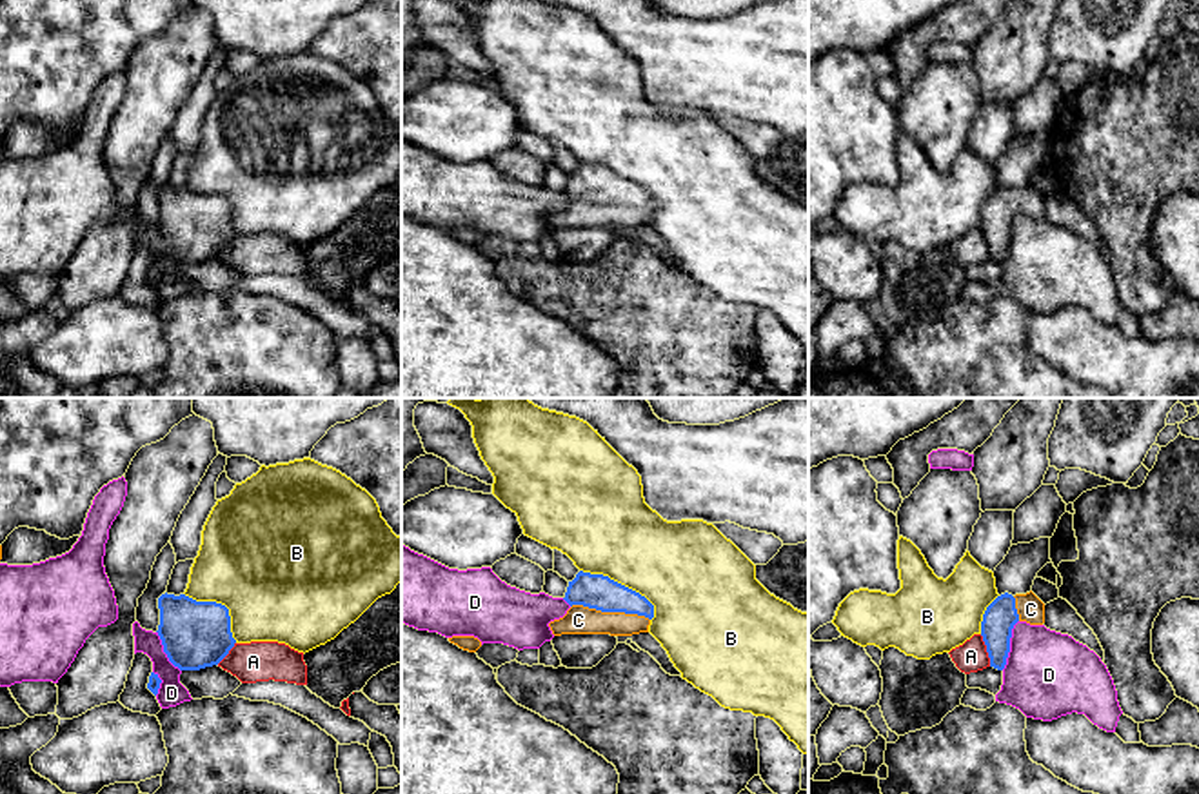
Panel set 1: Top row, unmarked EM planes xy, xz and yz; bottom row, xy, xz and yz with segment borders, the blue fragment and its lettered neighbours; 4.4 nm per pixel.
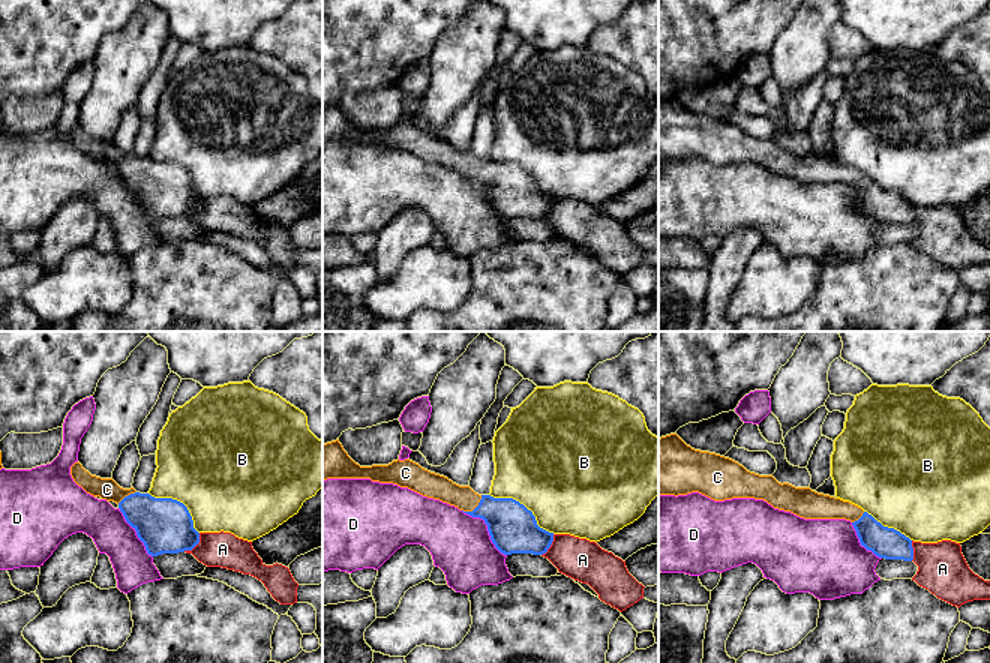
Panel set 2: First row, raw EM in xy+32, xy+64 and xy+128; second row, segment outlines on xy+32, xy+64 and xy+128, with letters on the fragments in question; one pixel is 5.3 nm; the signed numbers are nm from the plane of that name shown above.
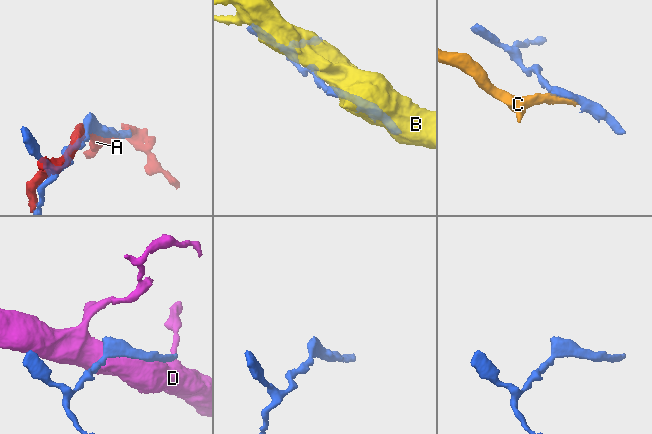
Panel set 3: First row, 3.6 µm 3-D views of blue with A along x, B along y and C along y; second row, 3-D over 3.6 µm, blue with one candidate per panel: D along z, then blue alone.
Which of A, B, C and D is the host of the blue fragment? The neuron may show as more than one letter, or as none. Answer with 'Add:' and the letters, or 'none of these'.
Add: C

